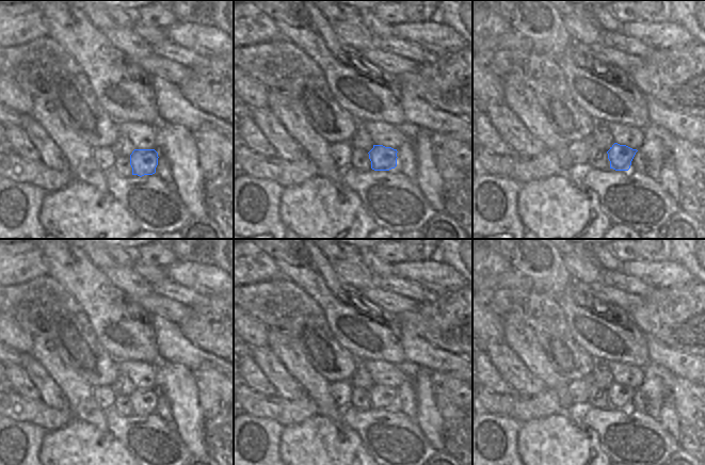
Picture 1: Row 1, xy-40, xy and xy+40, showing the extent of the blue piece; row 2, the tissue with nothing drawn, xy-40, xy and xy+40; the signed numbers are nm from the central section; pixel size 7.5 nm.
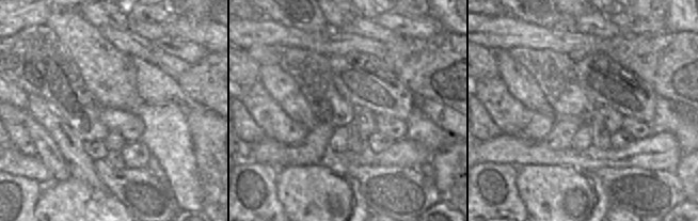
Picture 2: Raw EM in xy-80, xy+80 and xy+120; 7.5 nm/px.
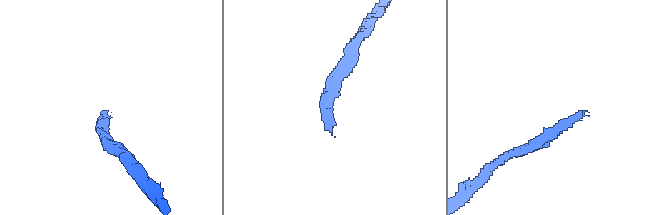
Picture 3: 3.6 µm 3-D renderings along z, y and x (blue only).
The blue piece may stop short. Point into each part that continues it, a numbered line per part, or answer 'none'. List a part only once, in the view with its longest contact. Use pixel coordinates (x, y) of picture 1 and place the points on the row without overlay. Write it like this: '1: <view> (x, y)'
none

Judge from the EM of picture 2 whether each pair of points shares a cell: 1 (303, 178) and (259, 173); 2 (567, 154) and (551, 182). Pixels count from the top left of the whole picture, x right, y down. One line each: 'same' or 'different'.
1: different
2: different

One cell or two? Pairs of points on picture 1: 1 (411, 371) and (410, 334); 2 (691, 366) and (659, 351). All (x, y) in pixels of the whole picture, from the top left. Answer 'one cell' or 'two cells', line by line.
1: two cells
2: one cell

